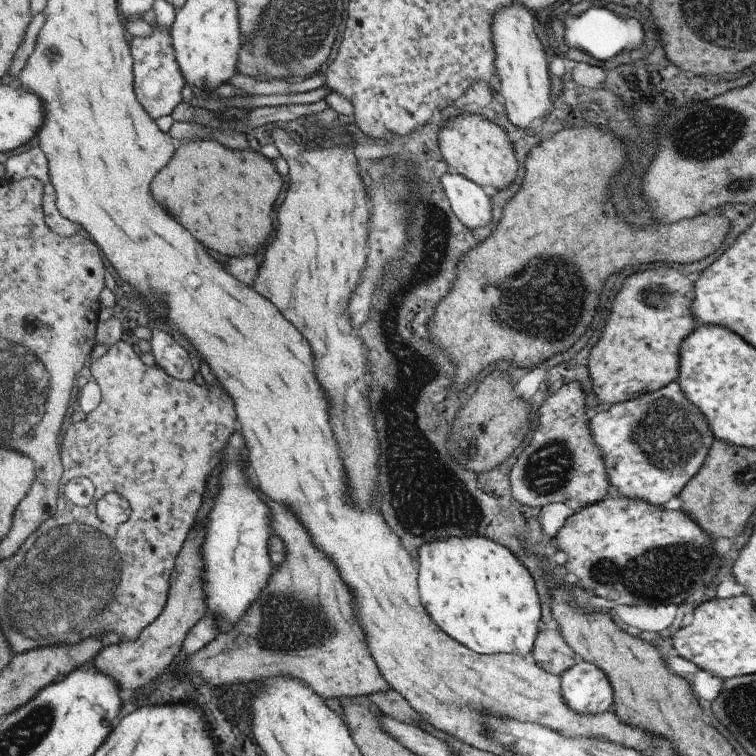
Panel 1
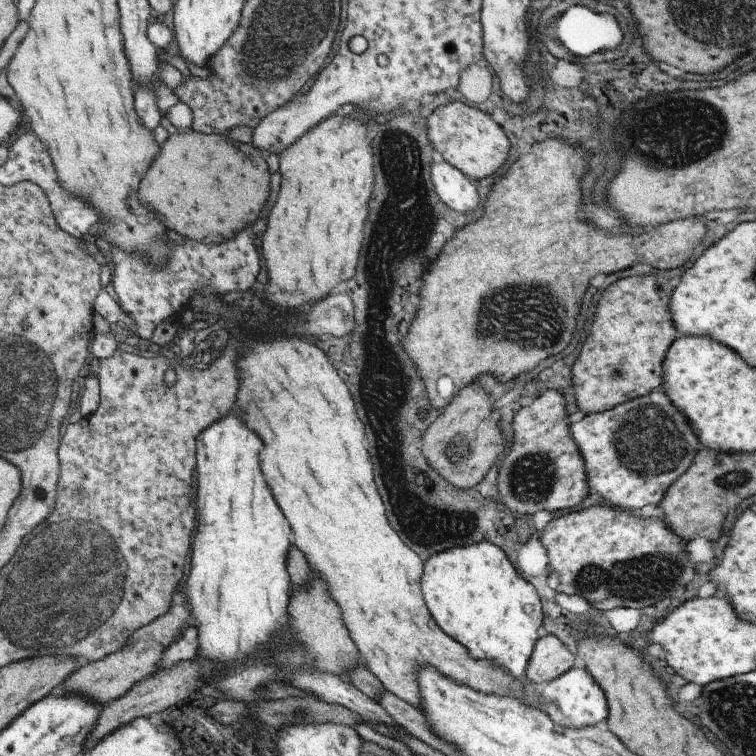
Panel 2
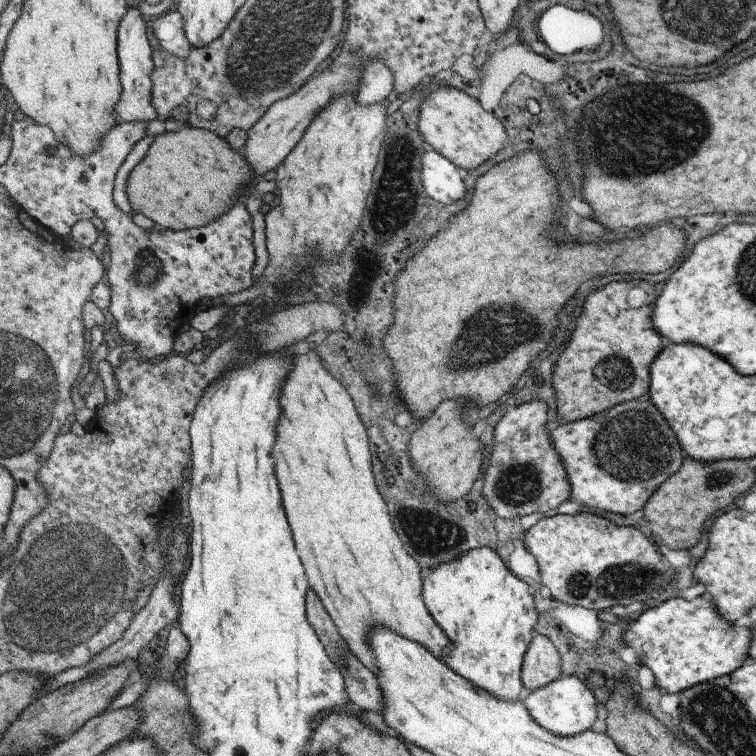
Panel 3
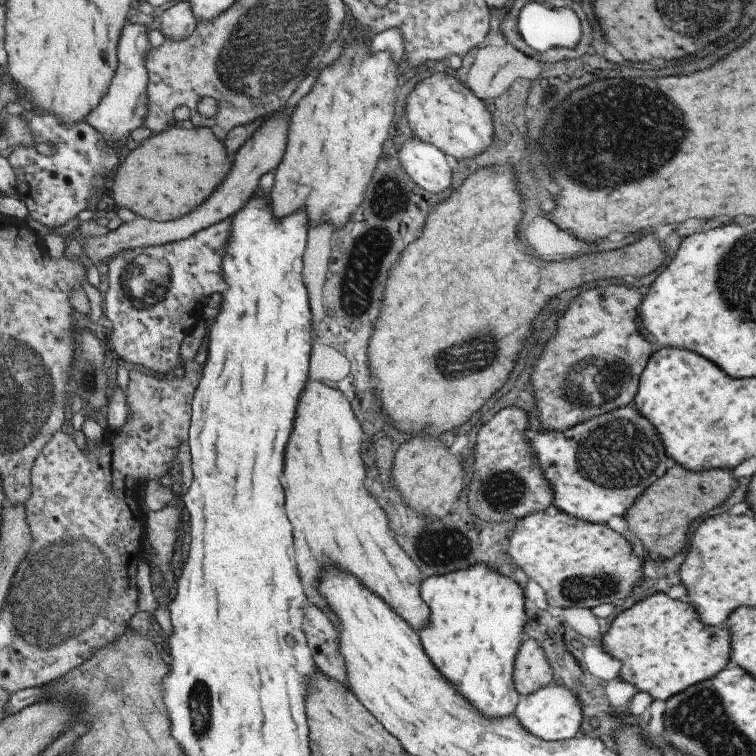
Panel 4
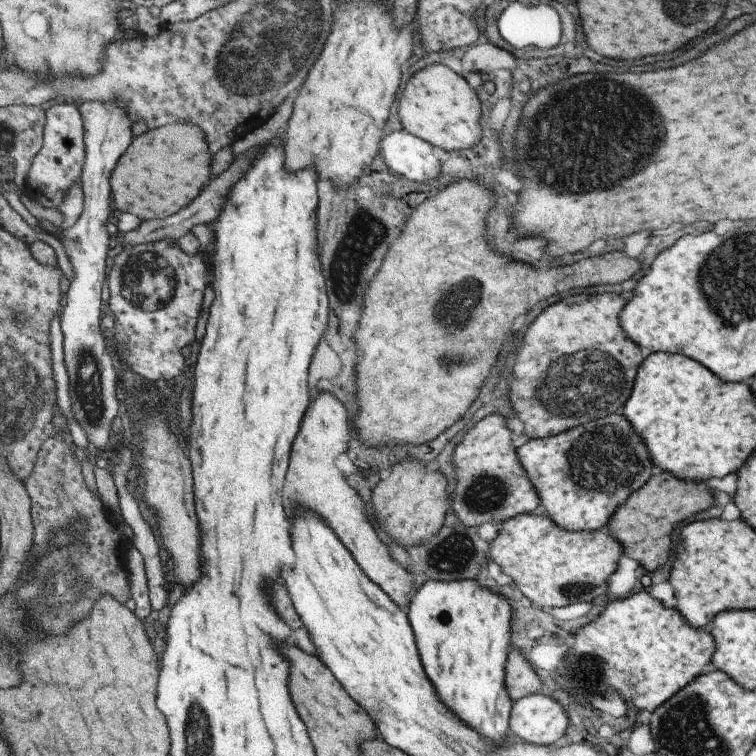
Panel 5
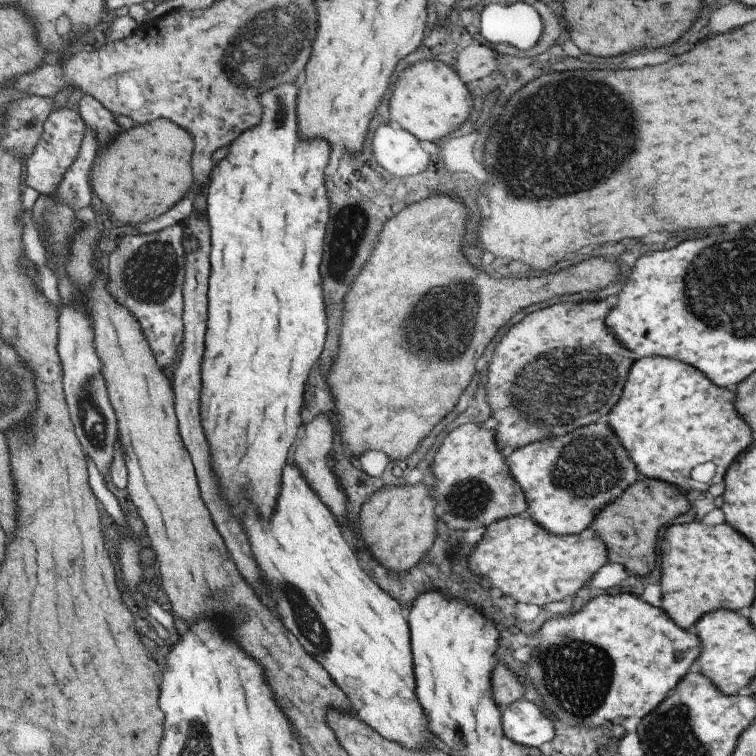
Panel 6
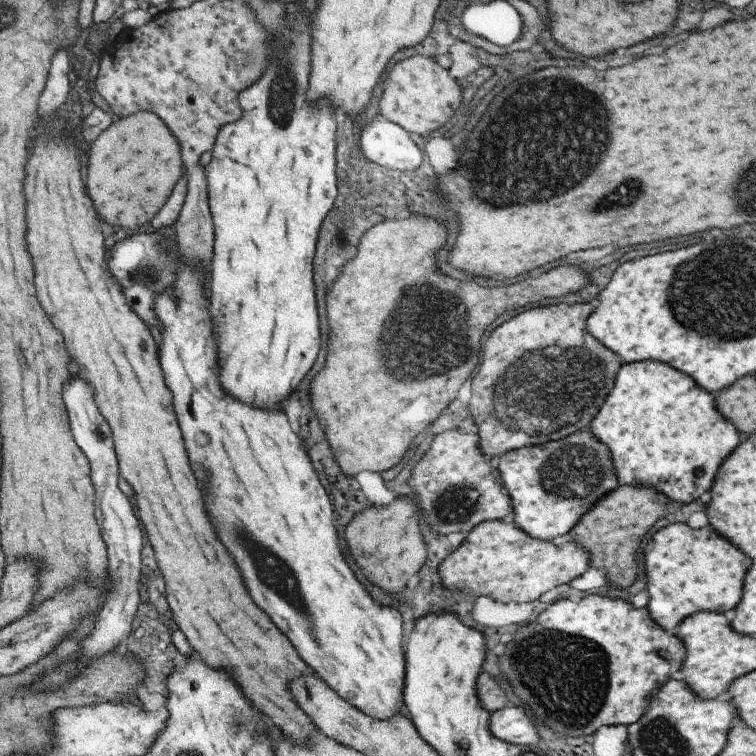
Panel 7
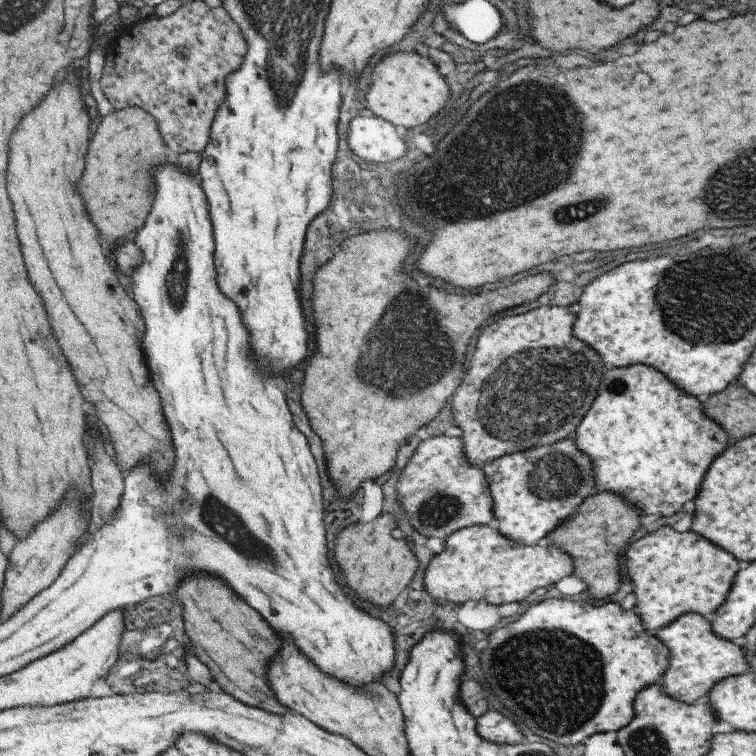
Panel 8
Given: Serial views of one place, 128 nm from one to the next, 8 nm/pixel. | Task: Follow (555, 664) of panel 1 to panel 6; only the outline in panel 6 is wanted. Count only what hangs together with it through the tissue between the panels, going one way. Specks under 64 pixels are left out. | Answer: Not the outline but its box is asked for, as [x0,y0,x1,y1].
[491,662,526,710]

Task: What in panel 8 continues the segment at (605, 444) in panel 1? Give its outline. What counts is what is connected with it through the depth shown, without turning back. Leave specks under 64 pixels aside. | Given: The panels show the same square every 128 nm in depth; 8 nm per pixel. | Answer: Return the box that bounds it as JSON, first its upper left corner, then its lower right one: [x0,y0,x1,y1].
[483,438,596,546]

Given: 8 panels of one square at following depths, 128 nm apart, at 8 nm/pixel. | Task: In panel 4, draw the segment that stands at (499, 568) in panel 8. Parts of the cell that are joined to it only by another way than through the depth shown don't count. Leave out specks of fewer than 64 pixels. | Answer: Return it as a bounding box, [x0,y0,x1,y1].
[508,511,647,609]

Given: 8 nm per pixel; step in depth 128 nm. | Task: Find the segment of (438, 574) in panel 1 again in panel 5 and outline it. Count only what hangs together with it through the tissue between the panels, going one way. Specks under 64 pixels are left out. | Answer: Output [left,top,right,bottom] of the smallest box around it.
[409,580,519,750]

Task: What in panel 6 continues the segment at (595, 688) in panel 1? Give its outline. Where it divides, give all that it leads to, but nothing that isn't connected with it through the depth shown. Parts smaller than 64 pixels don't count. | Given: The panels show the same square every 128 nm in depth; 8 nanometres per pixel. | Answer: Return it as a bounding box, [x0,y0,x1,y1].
[501,700,557,748]

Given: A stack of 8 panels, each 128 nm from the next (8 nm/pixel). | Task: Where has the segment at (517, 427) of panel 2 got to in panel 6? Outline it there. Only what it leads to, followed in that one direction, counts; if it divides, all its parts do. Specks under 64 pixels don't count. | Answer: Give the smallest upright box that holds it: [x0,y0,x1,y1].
[430,423,527,530]

